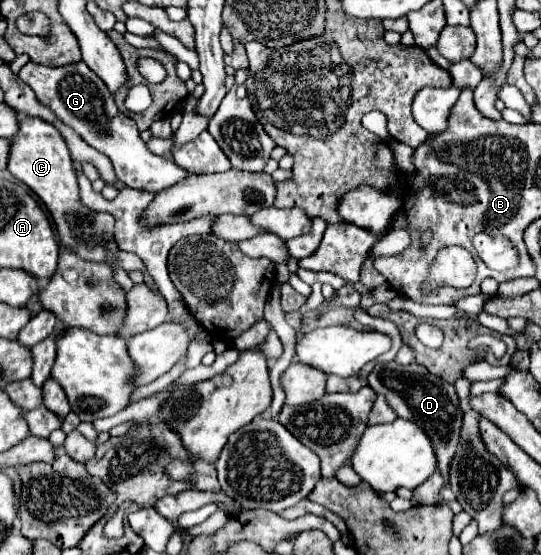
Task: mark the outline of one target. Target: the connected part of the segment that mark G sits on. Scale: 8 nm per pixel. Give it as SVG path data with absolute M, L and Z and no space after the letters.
M29 61L19 71L19 77L35 91L39 103L49 107L57 115L57 119L69 125L85 143L111 159L117 179L127 187L159 193L179 183L179 179L191 175L183 171L183 167L179 167L175 161L149 151L147 143L139 137L135 121L117 109L113 95L107 91L105 83L85 63L45 67Z

